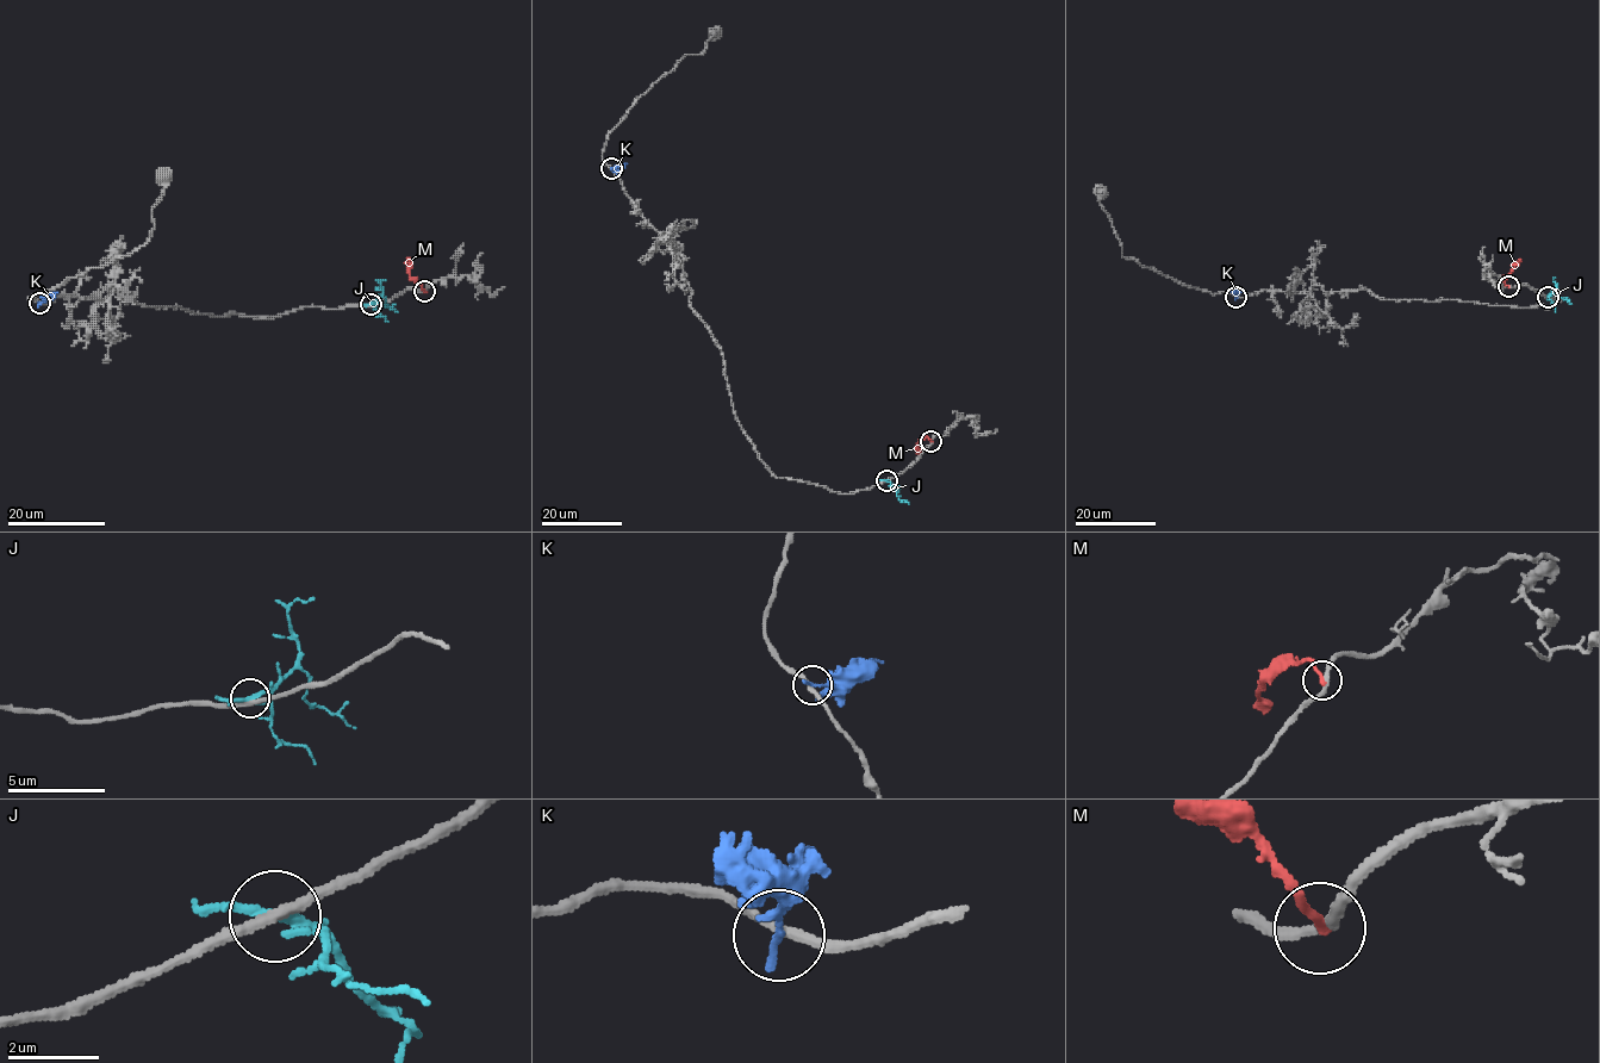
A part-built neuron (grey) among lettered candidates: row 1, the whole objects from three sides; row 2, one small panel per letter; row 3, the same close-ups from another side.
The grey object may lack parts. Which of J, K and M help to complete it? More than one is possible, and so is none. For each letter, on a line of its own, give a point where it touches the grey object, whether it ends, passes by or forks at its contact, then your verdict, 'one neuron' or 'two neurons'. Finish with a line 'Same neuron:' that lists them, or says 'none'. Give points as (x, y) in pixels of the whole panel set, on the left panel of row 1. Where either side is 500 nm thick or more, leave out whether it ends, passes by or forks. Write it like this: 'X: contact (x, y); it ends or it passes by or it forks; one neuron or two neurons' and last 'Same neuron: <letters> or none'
J: contact (371, 304); it passes by; two neurons
K: contact (39, 303); it ends; two neurons
M: contact (424, 291); it ends; two neurons
Same neuron: none

